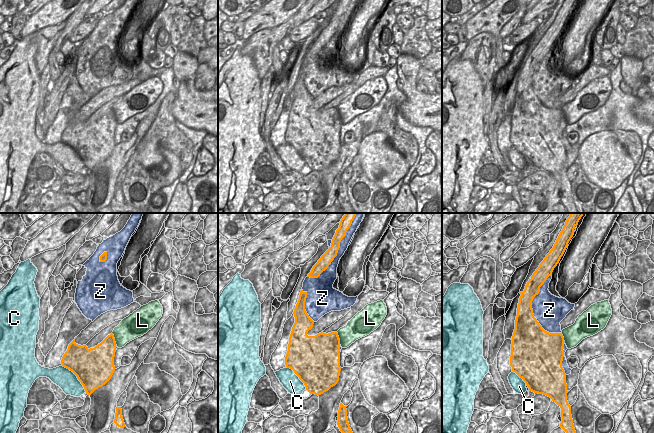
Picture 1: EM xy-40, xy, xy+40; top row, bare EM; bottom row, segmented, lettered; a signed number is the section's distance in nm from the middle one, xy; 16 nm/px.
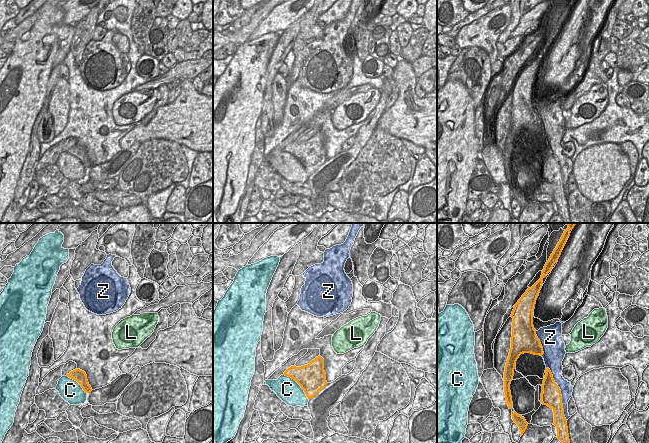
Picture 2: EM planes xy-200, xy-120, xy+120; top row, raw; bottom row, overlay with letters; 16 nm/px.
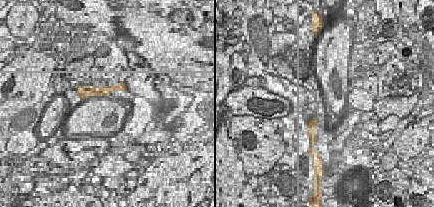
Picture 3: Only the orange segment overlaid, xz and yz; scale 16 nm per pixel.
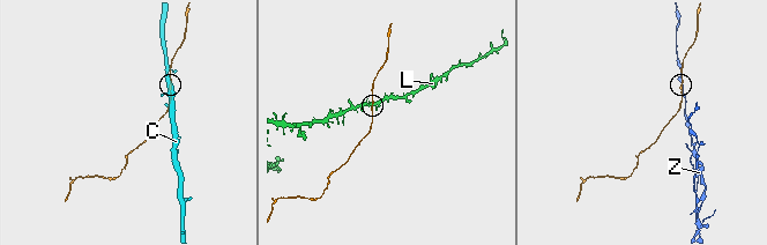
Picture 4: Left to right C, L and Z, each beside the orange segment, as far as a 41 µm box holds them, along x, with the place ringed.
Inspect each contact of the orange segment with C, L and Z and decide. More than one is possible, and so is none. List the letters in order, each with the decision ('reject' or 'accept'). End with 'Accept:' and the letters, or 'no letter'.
C: reject
L: reject
Z: reject
Accept: no letter

